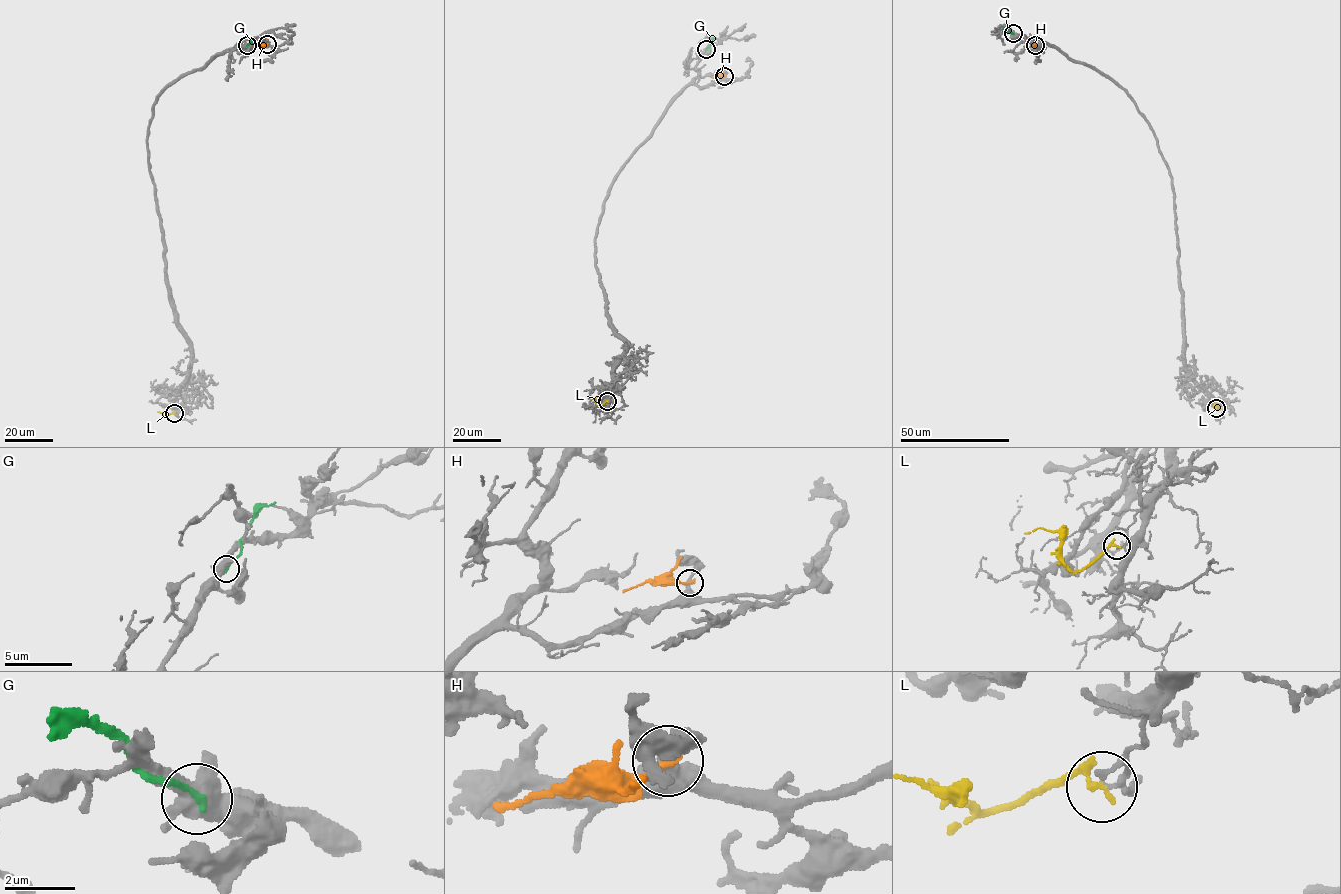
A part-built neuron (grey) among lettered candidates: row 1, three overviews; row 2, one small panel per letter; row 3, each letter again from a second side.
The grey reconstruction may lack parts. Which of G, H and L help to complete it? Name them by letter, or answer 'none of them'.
none of them

